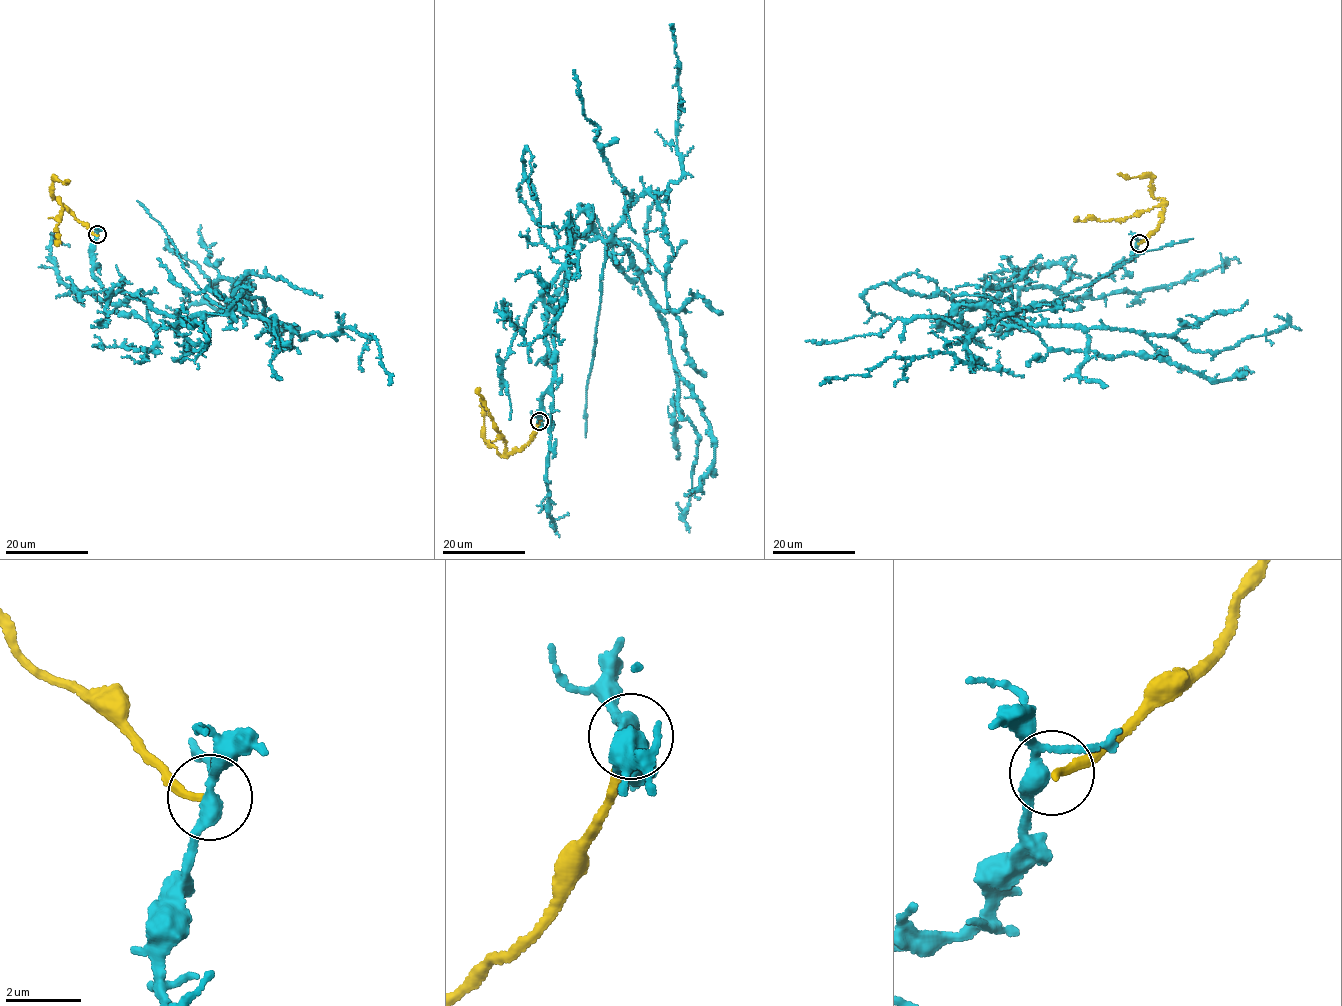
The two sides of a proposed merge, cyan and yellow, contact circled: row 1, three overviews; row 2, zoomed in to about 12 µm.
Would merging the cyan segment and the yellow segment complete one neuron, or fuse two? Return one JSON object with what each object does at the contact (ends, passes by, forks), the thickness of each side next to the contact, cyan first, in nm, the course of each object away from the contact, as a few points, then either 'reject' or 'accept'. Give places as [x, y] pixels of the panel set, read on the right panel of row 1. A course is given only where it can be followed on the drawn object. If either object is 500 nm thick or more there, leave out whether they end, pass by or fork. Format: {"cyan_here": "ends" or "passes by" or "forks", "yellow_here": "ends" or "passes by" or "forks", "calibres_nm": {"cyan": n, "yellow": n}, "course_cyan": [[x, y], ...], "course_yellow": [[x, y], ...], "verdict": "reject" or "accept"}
{"cyan_here": "forks", "yellow_here": "ends", "calibres_nm": {"cyan": 280, "yellow": 180}, "course_cyan": [[1139, 243], [1082, 297], [1013, 286], [972, 307], [1008, 324], [1122, 328], [1211, 351], [1284, 329], [1274, 317]], "course_yellow": [[1139, 243], [1156, 231], [1162, 218], [1161, 204], [1121, 219], [1103, 222], [1075, 218]], "verdict": "reject"}

